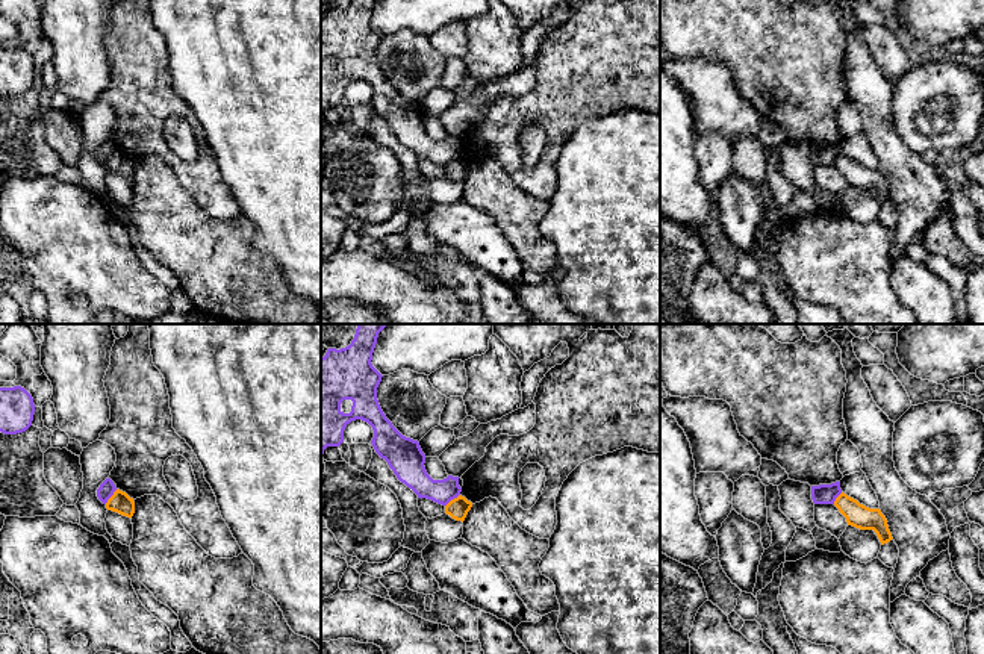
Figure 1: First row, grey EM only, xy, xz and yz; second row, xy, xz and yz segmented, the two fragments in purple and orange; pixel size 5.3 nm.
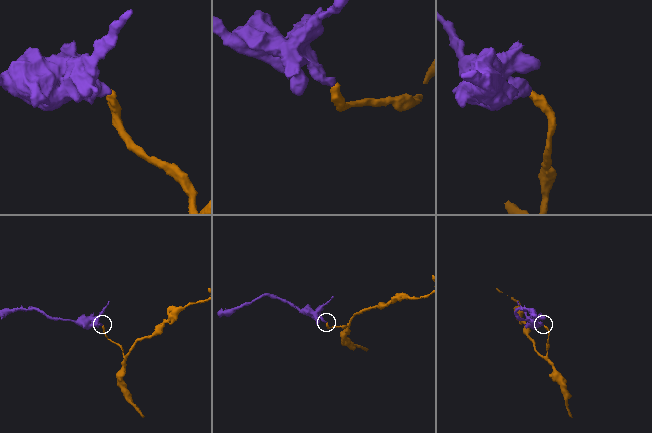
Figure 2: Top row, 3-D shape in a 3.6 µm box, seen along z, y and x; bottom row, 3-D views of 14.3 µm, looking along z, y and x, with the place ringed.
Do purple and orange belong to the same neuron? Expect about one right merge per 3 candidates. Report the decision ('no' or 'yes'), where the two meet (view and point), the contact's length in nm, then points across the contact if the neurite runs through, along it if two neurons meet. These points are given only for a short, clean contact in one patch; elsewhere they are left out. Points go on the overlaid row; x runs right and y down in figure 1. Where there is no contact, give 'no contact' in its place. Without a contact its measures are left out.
no; contact xy (111, 495); length 100 nm; border xy (117, 489), (105, 503)

